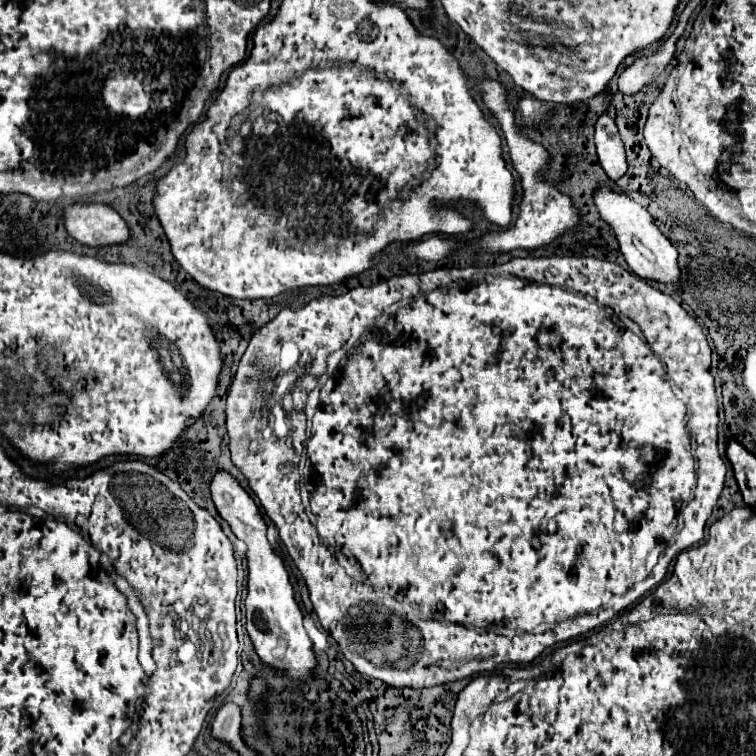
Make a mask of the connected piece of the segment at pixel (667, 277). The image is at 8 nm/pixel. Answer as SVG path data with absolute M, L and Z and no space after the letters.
M600 186L596 190L594 200L596 200L600 216L614 228L616 238L620 242L620 250L622 250L630 270L644 280L656 280L660 284L672 286L674 290L682 290L682 284L680 284L680 280L682 280L680 274L682 272L680 272L680 266L678 266L678 252L670 244L670 240L654 226L648 210L644 210L638 202L630 200L626 194L614 192L606 186Z

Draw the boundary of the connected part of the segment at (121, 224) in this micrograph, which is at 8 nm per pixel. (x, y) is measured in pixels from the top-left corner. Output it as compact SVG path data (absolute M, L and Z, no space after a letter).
M74 202L64 206L62 218L68 234L86 246L118 244L130 236L126 222L108 204Z

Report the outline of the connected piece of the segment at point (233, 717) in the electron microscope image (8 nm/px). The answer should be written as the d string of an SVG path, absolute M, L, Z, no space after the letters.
M226 702L218 714L216 714L216 720L214 720L214 736L232 744L238 752L246 754L246 746L242 742L242 734L240 734L240 728L242 728L242 716L240 716L240 706L238 704L230 704Z

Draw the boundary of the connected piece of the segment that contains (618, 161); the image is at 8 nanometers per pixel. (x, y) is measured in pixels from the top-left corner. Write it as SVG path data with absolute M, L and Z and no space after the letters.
M602 114L602 118L598 118L594 142L596 142L600 166L604 168L606 176L616 182L618 178L622 178L626 174L628 164L626 164L624 144L620 140L616 122L608 114Z

